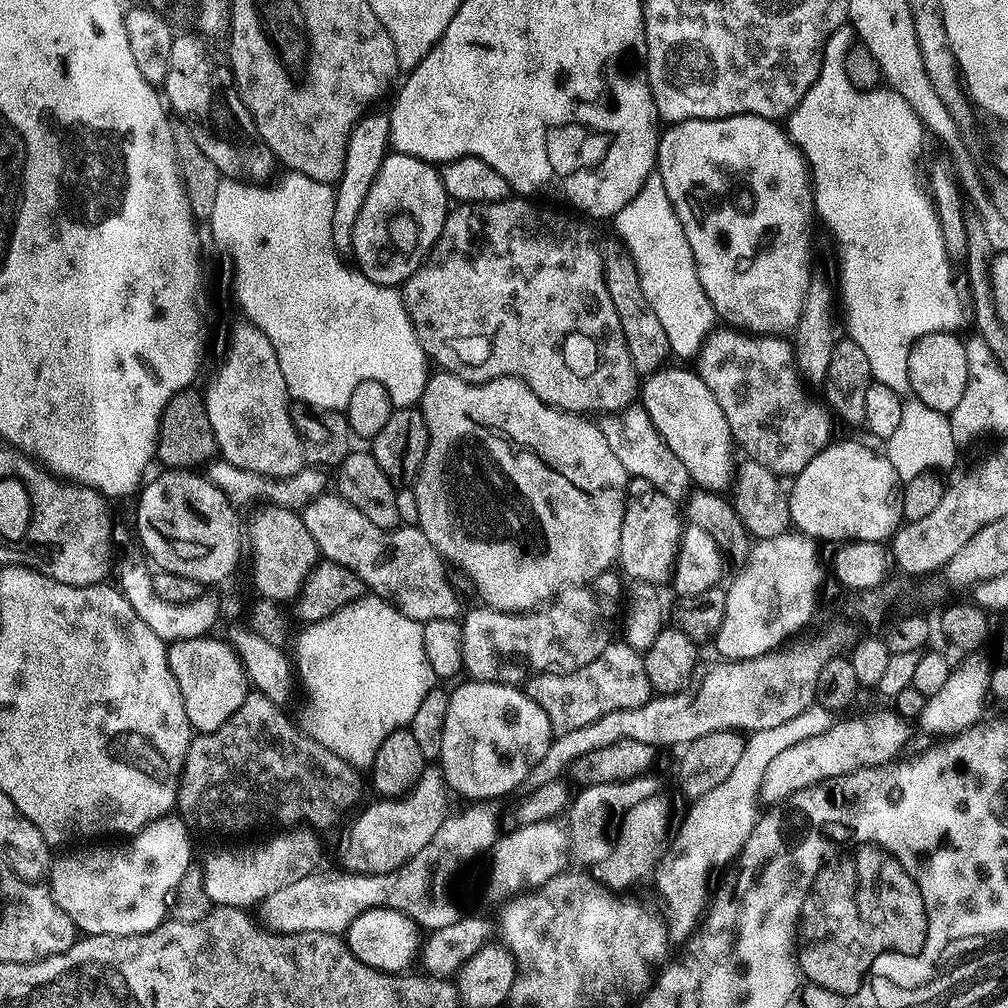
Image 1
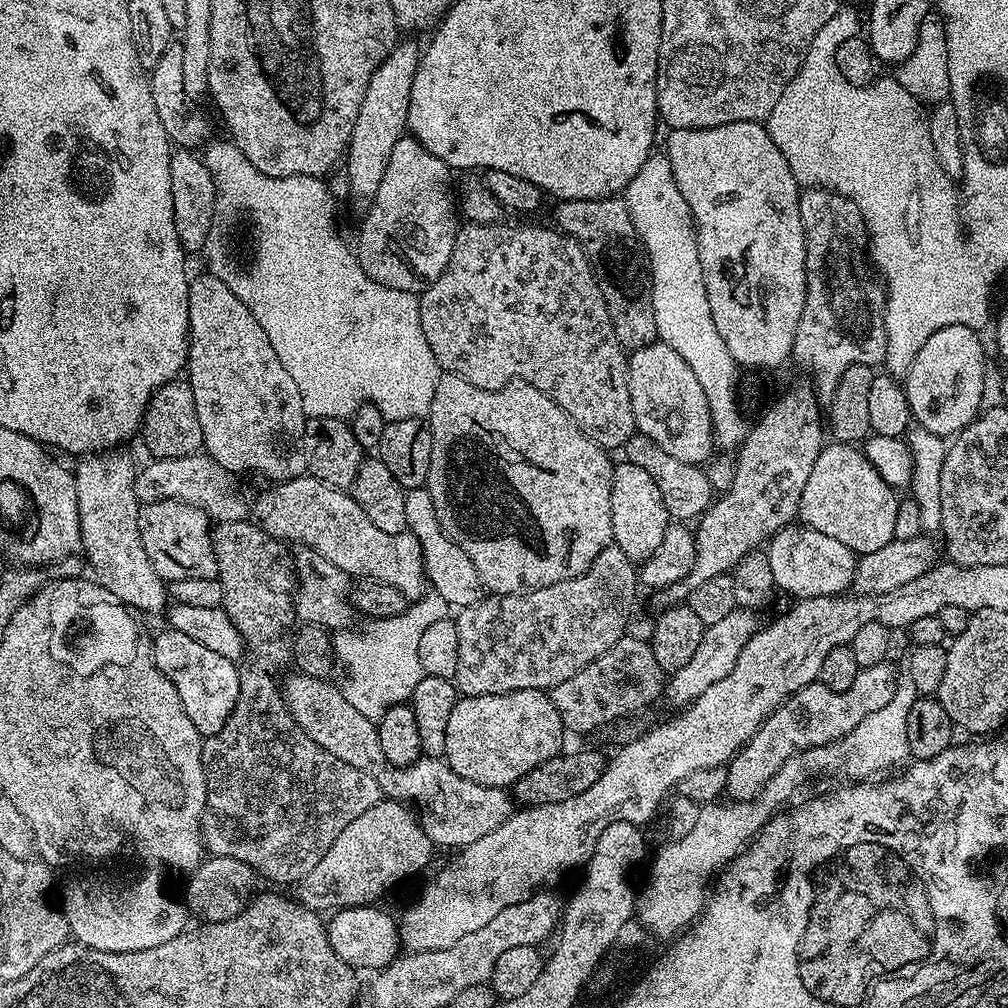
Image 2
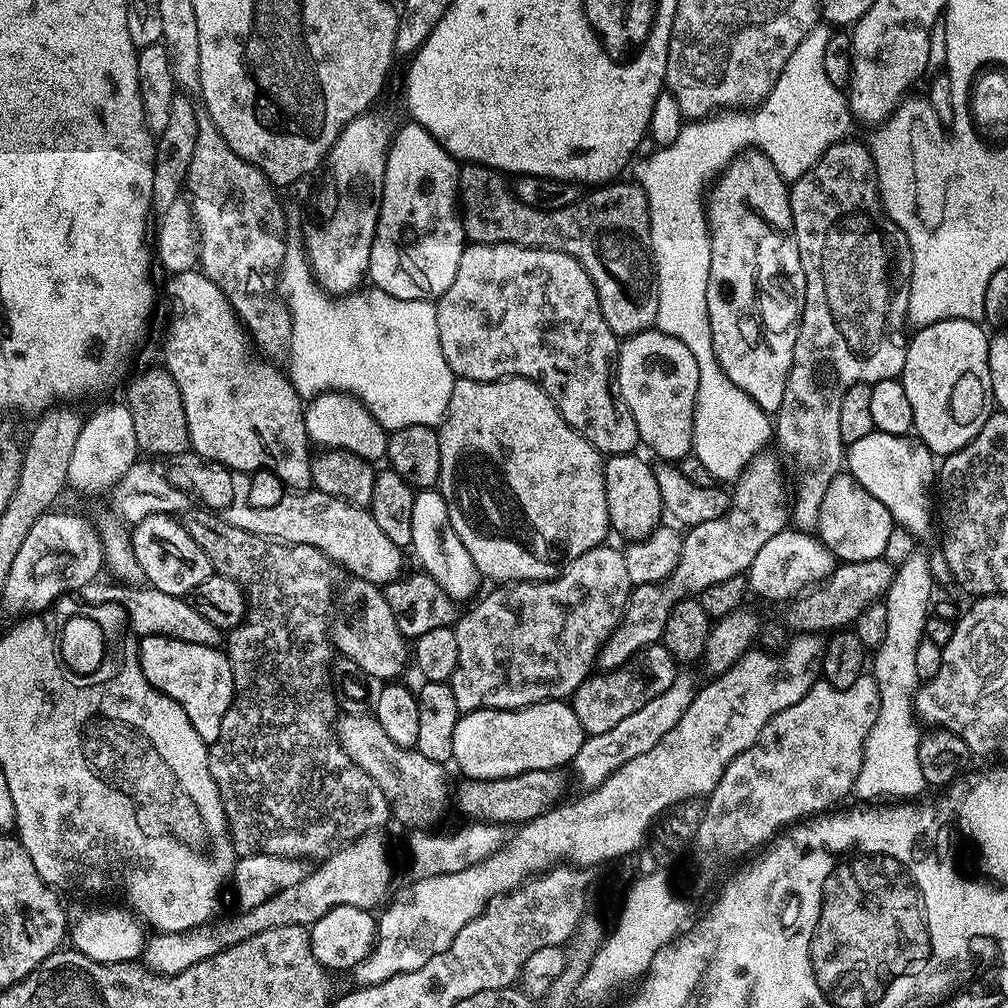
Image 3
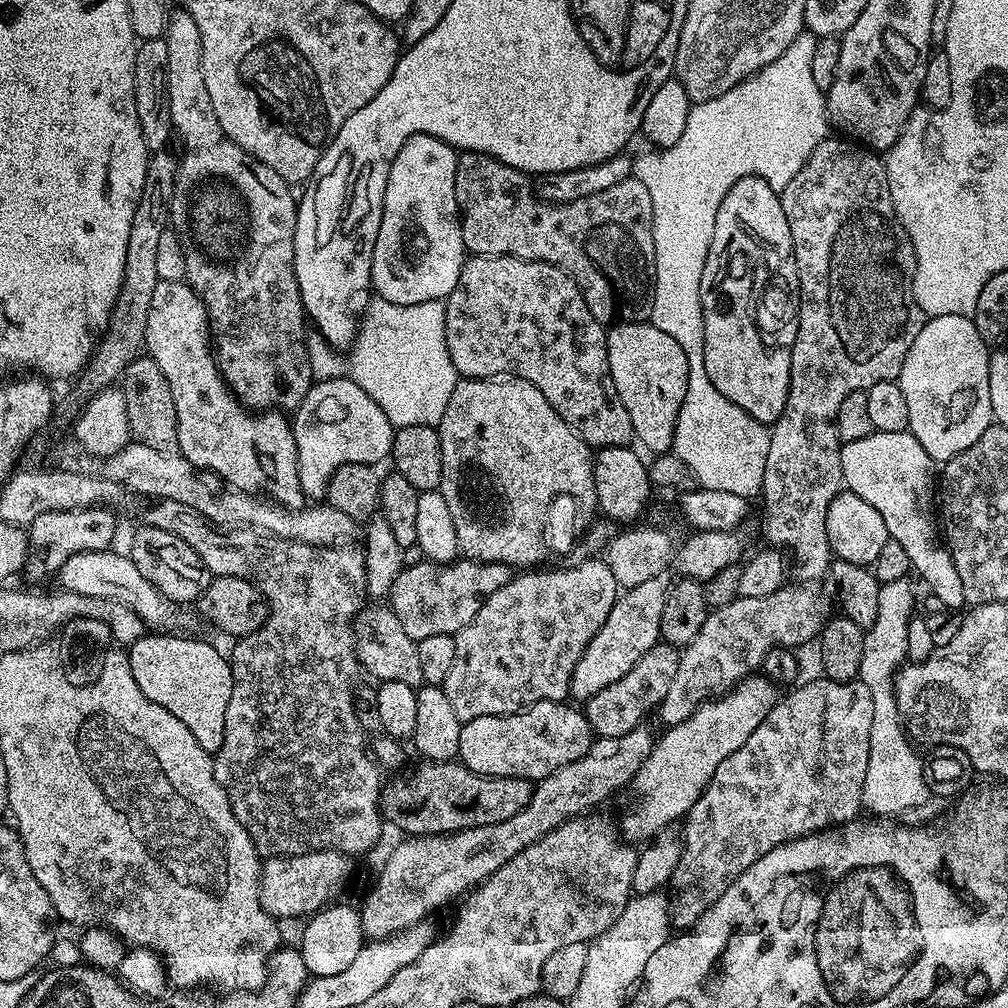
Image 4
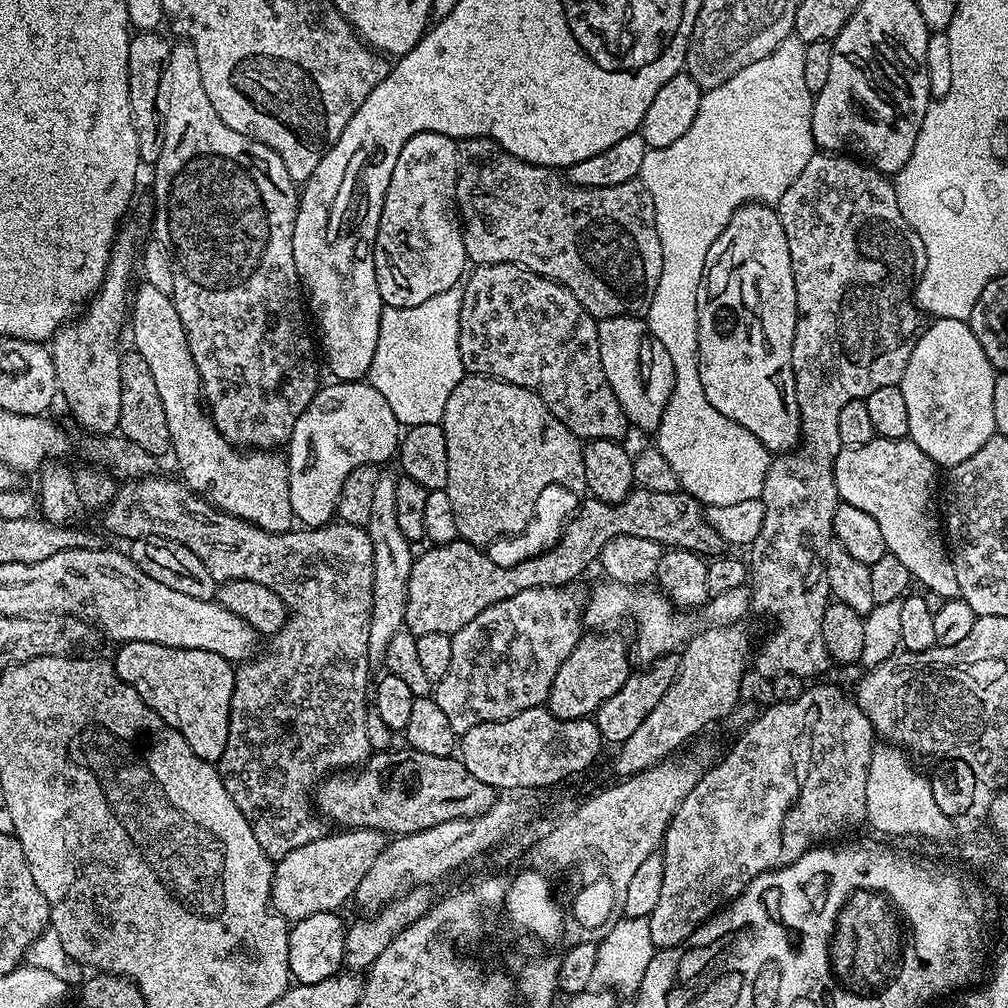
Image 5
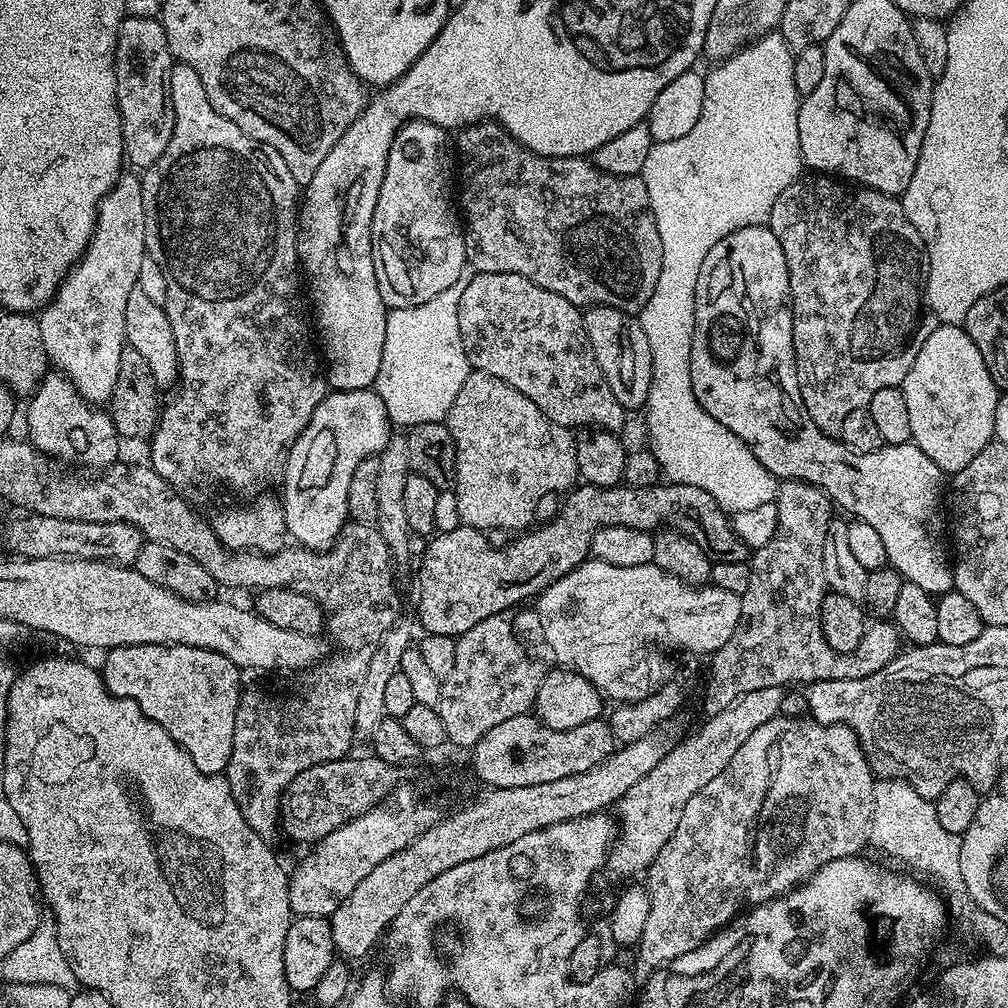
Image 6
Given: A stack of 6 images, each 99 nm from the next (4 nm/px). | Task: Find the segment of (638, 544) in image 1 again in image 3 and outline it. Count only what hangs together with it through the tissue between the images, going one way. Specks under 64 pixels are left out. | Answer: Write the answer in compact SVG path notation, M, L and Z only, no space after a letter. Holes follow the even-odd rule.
M627 452L610 456L604 462L606 478L606 510L611 531L625 536L625 541L644 540L654 529L661 527L660 516L665 515L662 493L658 491L658 478L655 467L640 457L640 454Z

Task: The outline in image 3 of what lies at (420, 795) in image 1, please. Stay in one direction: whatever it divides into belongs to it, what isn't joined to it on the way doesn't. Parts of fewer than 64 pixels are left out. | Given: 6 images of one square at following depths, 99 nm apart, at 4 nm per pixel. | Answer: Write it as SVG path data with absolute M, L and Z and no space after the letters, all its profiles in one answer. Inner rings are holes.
M373 830L367 833L364 833L363 835L359 836L359 838L352 840L350 843L345 844L343 847L339 848L338 851L333 852L332 855L325 857L322 863L319 863L315 868L316 870L312 871L312 869L304 876L302 882L298 882L295 886L288 886L286 890L282 890L279 892L279 894L274 895L272 898L267 899L266 902L262 902L261 906L256 906L248 909L243 909L240 911L237 911L238 914L234 914L232 916L226 916L224 918L215 917L211 920L209 920L206 923L202 924L196 924L192 928L188 928L185 931L178 931L178 932L167 932L167 933L157 933L156 935L153 935L152 937L145 943L145 948L142 953L142 960L145 964L145 967L151 968L153 972L159 972L161 975L176 975L178 973L181 973L182 970L188 969L192 965L196 965L198 962L205 960L206 958L213 957L214 954L220 953L222 950L229 948L232 945L237 945L238 942L245 941L246 938L253 937L254 934L261 933L262 930L266 929L273 929L274 926L286 926L286 925L302 925L304 927L311 926L314 922L318 920L318 918L322 918L322 915L326 914L331 910L334 906L338 905L352 905L352 906L358 906L359 908L366 909L368 911L377 909L376 906L381 907L389 897L389 894L391 893L390 886L392 884L392 866L389 863L390 858L388 856L388 850L385 846L386 840L382 836L383 833L380 833L379 831Z

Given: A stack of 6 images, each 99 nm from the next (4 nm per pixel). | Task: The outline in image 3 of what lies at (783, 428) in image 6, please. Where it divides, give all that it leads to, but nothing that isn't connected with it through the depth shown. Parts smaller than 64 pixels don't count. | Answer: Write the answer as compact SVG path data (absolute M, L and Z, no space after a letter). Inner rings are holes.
M744 150L719 173L711 188L712 193L706 196L706 215L712 234L706 310L710 314L714 354L726 378L750 394L763 412L774 414L782 406L782 394L786 394L786 378L794 358L796 325L800 322L806 294L806 278L802 274L798 242L792 229L789 185L780 177L770 157L759 150ZM873 430L866 434L866 438L858 438L858 442L850 445L846 468L866 491L874 494L874 498L878 498L878 502L890 510L893 521L899 527L913 534L921 534L934 524L934 485L938 480L938 460L919 438L893 438L890 434Z

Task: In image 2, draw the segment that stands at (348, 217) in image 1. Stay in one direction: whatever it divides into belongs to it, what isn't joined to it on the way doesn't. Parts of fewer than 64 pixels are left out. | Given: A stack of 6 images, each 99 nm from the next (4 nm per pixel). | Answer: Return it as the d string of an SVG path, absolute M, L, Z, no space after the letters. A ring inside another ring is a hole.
M401 39L384 59L382 66L370 74L370 83L366 86L358 118L354 118L354 130L346 153L348 188L361 206L367 205L374 194L378 194L378 186L382 186L382 174L386 174L386 165L390 162L390 153L408 132L410 90L414 90L414 74L420 65L421 55L421 45Z

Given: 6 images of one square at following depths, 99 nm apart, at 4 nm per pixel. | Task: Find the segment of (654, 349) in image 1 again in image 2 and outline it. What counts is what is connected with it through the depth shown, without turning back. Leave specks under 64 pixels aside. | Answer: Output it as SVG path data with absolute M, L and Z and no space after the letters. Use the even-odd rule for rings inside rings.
M607 196L602 200L565 200L557 203L555 227L578 241L592 263L602 298L610 310L614 334L625 350L645 348L658 340L658 322L654 322L652 274L648 252L630 218L623 199Z

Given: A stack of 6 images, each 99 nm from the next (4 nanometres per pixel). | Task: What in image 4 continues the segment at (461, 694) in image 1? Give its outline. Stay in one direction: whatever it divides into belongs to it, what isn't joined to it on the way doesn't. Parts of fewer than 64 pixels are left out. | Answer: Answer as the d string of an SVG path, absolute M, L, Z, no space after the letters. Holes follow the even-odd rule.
M543 700L522 712L465 720L460 736L459 763L483 776L521 776L539 782L590 750L594 733L579 707L558 700Z

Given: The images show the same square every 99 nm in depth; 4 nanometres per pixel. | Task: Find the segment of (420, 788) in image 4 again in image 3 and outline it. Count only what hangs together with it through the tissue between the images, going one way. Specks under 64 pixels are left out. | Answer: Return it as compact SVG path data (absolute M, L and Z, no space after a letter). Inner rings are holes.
M559 768L550 770L530 770L517 776L507 776L506 778L494 778L493 780L470 780L461 779L460 789L458 787L454 792L455 805L458 804L462 811L468 815L469 821L484 821L485 824L495 824L505 826L519 826L528 823L528 821L538 818L543 812L549 812L557 804L565 799L564 791L568 788L567 771Z

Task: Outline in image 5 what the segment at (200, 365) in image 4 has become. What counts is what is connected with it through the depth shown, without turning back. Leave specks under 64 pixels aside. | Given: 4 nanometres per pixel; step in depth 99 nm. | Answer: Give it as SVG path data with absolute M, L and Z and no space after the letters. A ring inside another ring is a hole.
M144 282L134 292L131 304L132 340L136 343L133 345L135 351L146 358L150 374L154 374L158 395L166 410L166 426L170 426L171 451L176 452L180 472L184 475L183 483L207 494L221 513L234 515L267 532L293 531L287 459L276 450L237 450L232 441L216 429L216 423L202 403L200 375L196 372L188 336L171 295L154 290L154 286Z

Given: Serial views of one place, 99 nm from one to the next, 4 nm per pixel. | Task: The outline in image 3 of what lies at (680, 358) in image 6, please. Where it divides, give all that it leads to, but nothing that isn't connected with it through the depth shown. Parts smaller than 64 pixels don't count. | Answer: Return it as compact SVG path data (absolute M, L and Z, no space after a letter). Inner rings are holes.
M824 22L817 24L814 30L810 30L810 34L806 34L806 38L798 42L798 50L790 54L778 82L774 82L774 90L770 90L768 97L755 110L728 110L723 114L713 114L695 122L685 123L672 145L657 147L654 151L656 153L649 160L635 165L635 168L637 167L635 183L644 191L648 203L646 240L650 245L658 290L655 327L661 332L670 334L670 338L678 338L678 342L684 343L690 349L690 354L694 354L694 362L698 362L698 394L694 410L692 452L702 462L702 466L710 470L712 479L716 482L735 481L757 452L767 445L764 443L768 439L769 441L773 439L774 424L769 413L763 412L750 398L750 394L746 394L741 388L734 386L730 378L726 378L714 354L710 338L710 314L706 310L706 282L710 278L712 234L708 226L708 217L702 214L700 190L704 183L706 186L713 177L723 172L733 158L749 145L755 146L765 156L770 157L780 177L786 182L791 182L816 165L826 149L843 141L851 133L848 131L852 128L854 117L848 106L847 95L836 88L834 82L830 82L830 78L826 78L824 55L826 42L830 42L832 33L833 29Z

